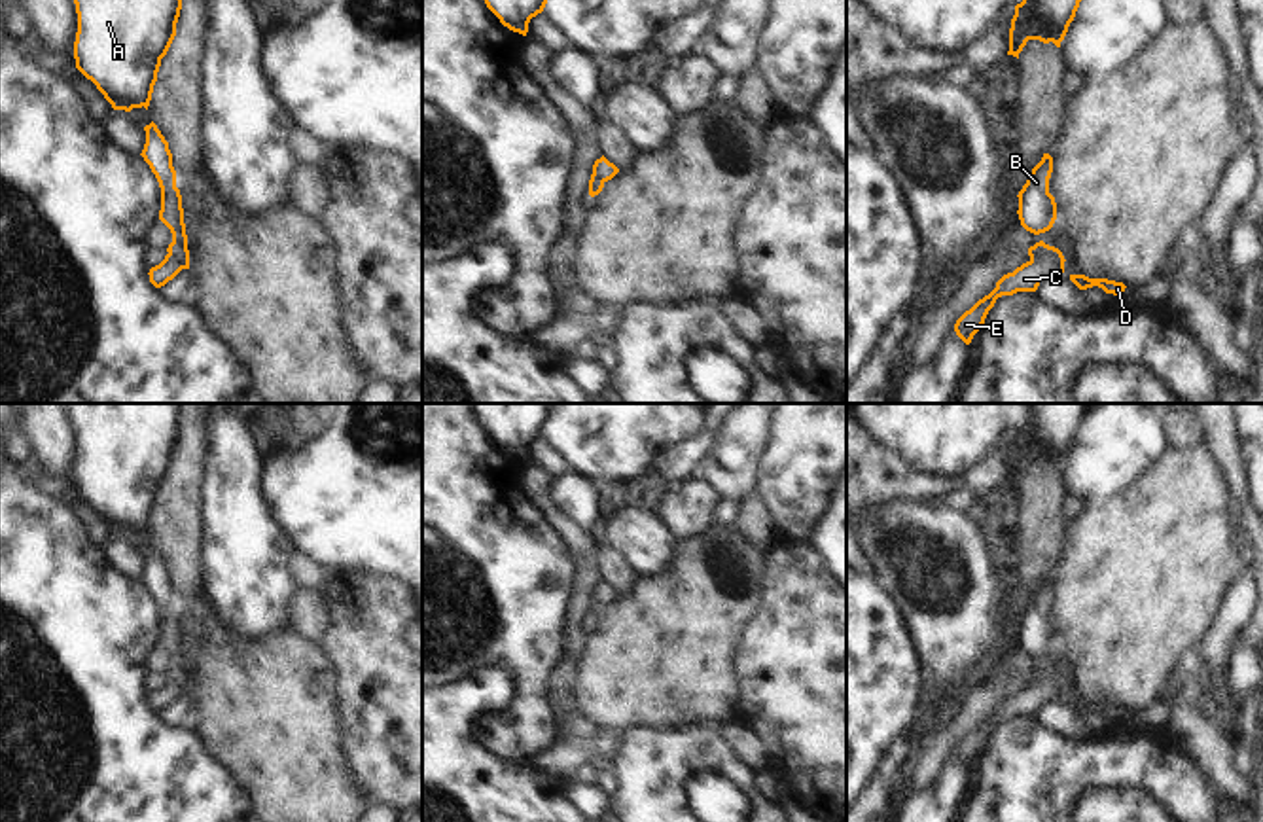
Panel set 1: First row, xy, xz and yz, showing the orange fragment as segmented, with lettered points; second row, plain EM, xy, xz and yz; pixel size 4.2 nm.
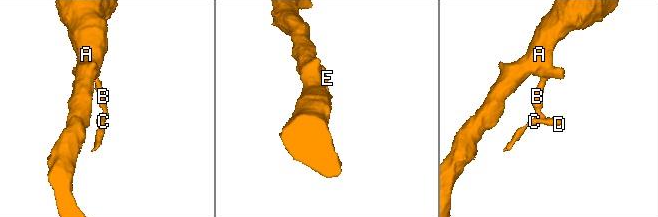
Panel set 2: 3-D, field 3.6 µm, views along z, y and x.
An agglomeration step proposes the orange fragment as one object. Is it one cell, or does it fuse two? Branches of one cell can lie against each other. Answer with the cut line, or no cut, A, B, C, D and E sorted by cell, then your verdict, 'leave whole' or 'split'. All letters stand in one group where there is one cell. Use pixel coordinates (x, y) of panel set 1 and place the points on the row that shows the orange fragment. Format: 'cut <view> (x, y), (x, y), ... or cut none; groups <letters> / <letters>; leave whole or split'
cut none; groups A B C D E; leave whole

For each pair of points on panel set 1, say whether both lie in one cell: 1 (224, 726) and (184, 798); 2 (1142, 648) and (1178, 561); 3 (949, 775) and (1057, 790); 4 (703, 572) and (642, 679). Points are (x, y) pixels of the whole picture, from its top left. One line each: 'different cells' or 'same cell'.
1: different cells
2: same cell
3: different cells
4: same cell

